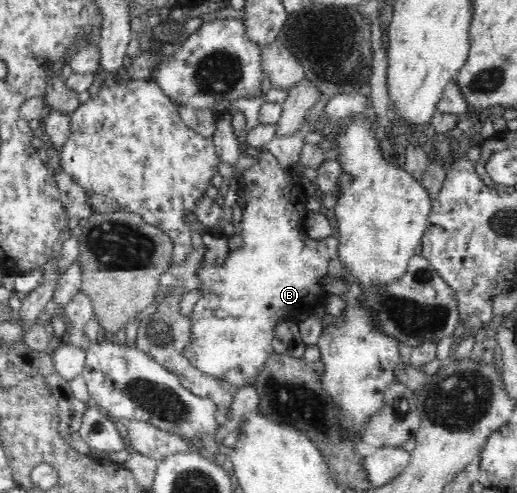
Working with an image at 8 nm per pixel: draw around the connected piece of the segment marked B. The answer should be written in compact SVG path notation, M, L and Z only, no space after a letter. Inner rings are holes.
M262 150L261 159L246 169L240 180L243 244L229 251L223 265L207 267L203 257L201 265L195 269L199 278L199 285L195 289L201 292L201 296L189 315L191 335L183 349L183 356L204 375L223 378L233 384L237 391L245 385L253 386L269 357L274 354L272 330L279 319L292 316L303 320L328 293L325 277L347 277L345 268L337 258L337 237L311 239L307 236L304 222L309 210L305 208L307 197L301 189L303 186L299 186L298 174L293 169L281 168L271 153Z

